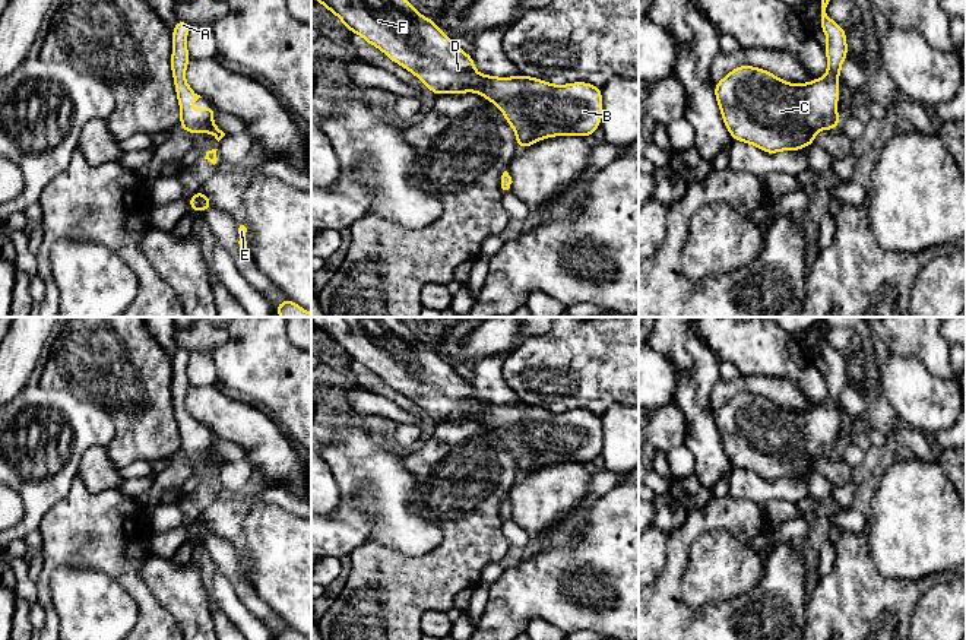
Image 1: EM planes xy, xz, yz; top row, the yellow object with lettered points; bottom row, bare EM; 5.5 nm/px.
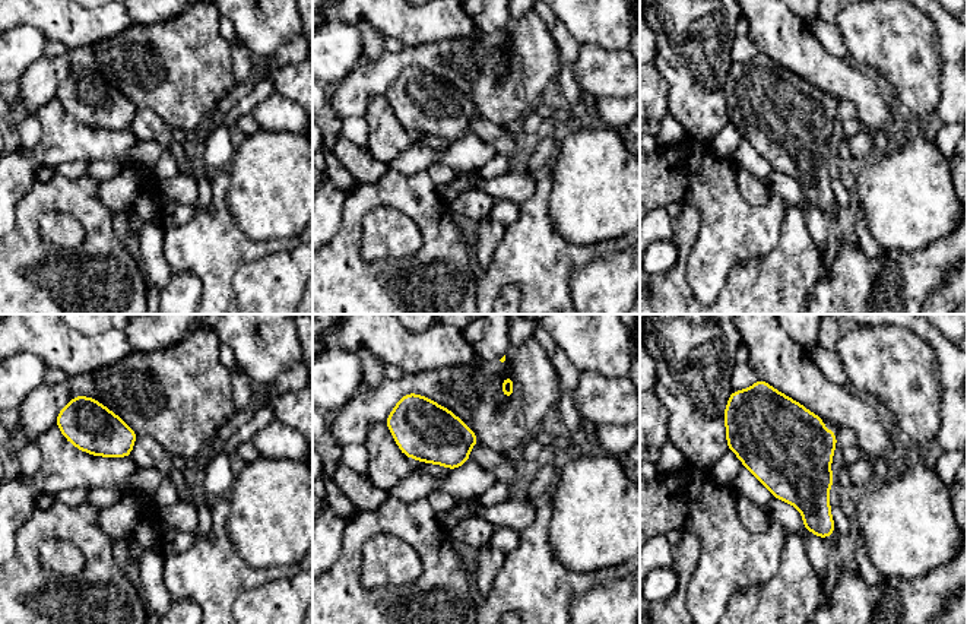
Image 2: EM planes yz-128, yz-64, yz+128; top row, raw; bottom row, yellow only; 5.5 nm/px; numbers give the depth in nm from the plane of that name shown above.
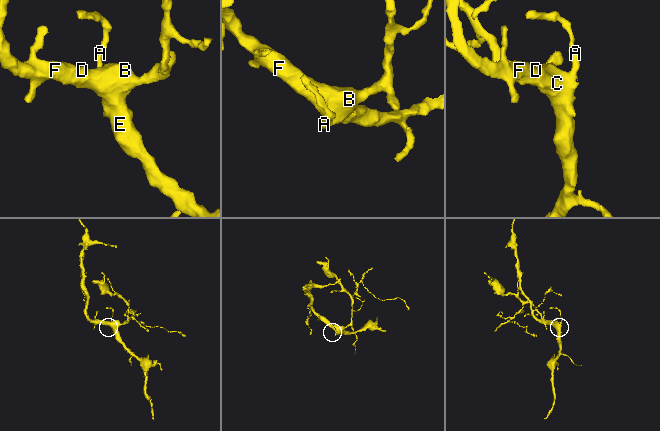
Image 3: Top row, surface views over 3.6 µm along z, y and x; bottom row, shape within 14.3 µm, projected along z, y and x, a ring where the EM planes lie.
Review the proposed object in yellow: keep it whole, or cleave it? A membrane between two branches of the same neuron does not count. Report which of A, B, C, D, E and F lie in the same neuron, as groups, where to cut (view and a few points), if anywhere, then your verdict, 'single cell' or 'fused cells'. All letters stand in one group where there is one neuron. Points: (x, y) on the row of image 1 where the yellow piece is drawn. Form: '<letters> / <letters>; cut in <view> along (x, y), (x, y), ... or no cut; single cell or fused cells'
A B C D E F; no cut; single cell

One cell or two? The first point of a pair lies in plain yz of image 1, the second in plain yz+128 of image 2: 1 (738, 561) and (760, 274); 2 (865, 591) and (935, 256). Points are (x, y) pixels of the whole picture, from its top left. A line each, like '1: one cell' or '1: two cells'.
1: two cells
2: one cell

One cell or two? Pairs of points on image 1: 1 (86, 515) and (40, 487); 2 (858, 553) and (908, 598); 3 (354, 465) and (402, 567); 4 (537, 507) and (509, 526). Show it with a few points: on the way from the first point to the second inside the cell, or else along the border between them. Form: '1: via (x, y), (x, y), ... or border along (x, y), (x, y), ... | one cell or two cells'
1: border along (78, 475), (70, 490), (44, 516), (40, 525) | two cells
2: via (861, 569), (892, 598) | one cell
3: border along (360, 545), (377, 541), (411, 555), (427, 553) | two cells
4: border along (510, 519), (529, 538) | two cells

